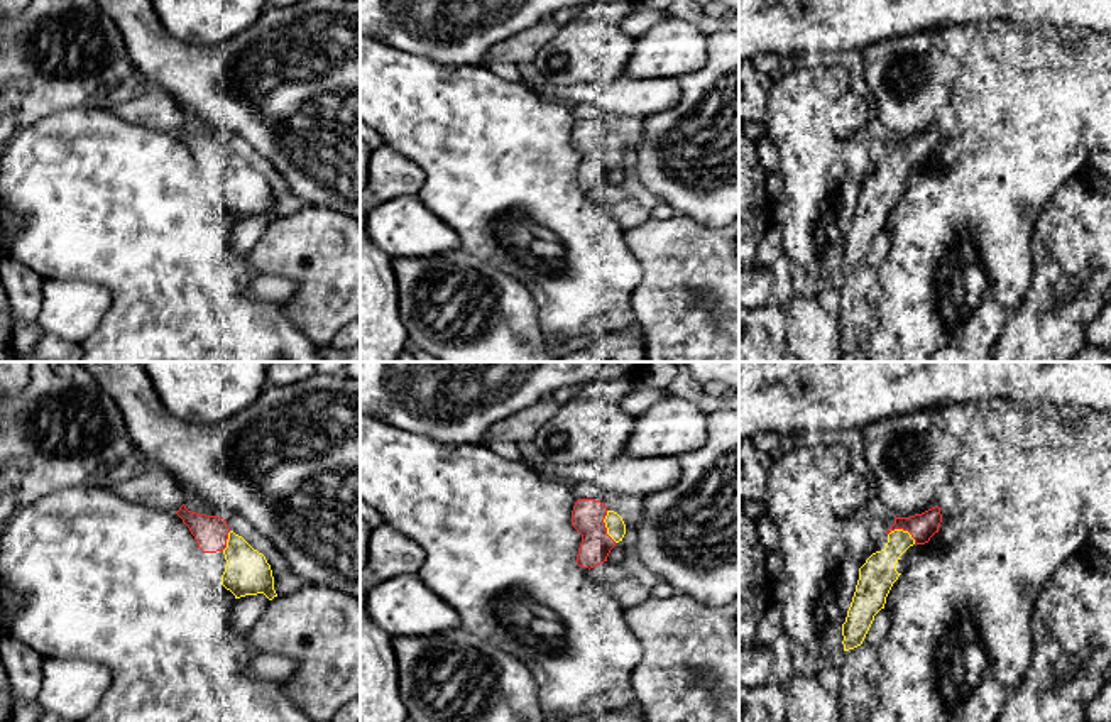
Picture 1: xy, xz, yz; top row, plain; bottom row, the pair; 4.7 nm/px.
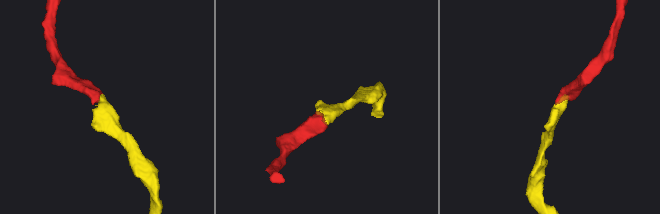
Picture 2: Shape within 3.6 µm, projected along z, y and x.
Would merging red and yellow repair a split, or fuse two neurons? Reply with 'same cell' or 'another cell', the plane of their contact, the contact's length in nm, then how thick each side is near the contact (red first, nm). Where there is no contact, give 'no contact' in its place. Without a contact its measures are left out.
same cell; meets red in xz; contact 160 nm long; 160 nm thick on the red side, 90 nm on the other

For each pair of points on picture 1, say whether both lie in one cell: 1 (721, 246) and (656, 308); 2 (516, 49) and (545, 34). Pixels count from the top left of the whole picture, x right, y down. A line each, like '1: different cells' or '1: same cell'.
1: same cell
2: same cell

